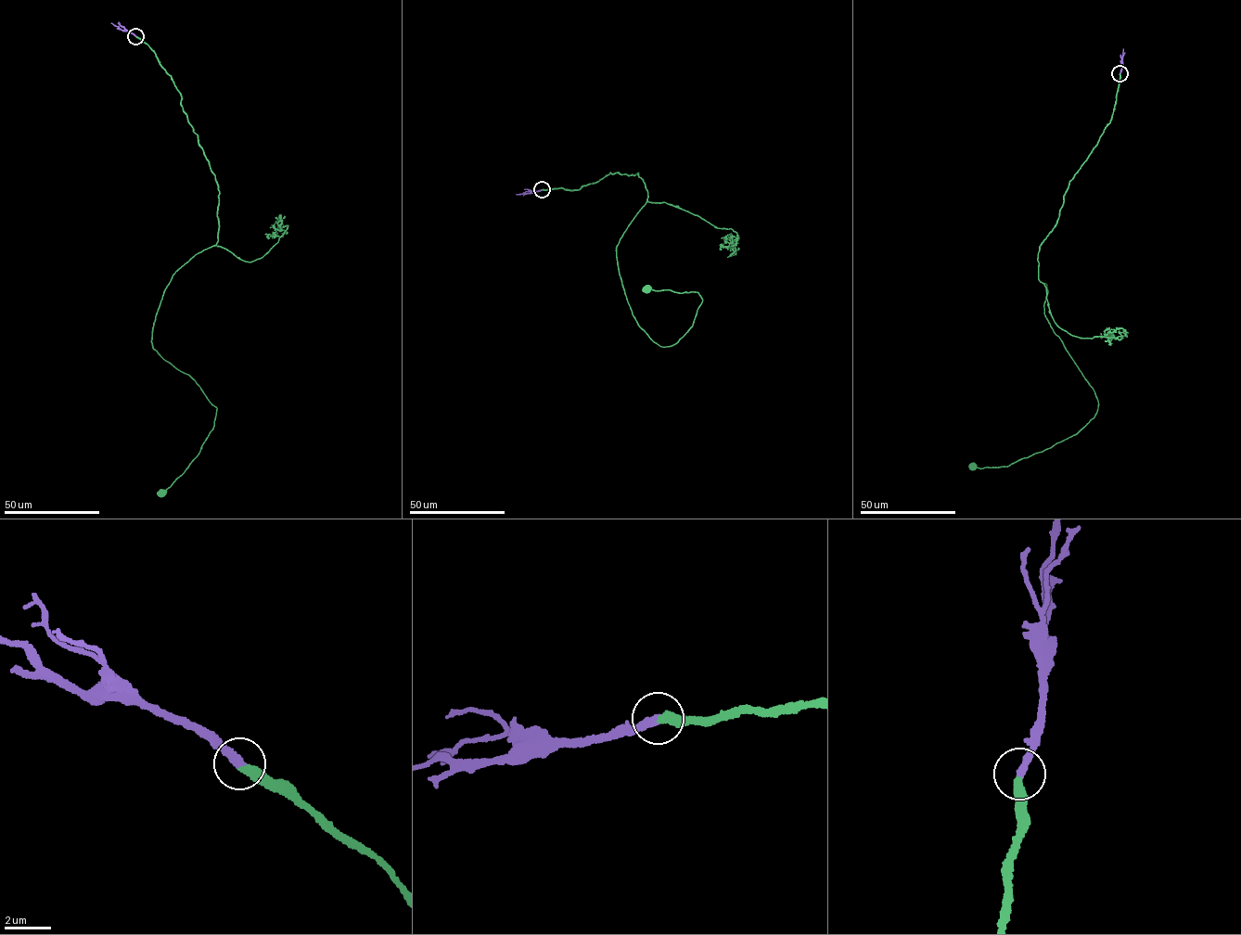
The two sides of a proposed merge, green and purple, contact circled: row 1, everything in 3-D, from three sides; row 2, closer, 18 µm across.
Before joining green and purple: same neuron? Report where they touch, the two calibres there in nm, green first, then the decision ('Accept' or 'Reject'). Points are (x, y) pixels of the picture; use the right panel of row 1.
Place: (1119, 73). Thickness 400 nm (green) against 360 nm. Accept

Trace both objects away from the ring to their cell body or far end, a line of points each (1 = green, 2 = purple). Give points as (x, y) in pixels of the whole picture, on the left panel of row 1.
1: (135, 36), (179, 93), (219, 193), (218, 241), (172, 275), (153, 325), (152, 347), (217, 410), (162, 493)
2: (135, 36), (110, 23)

